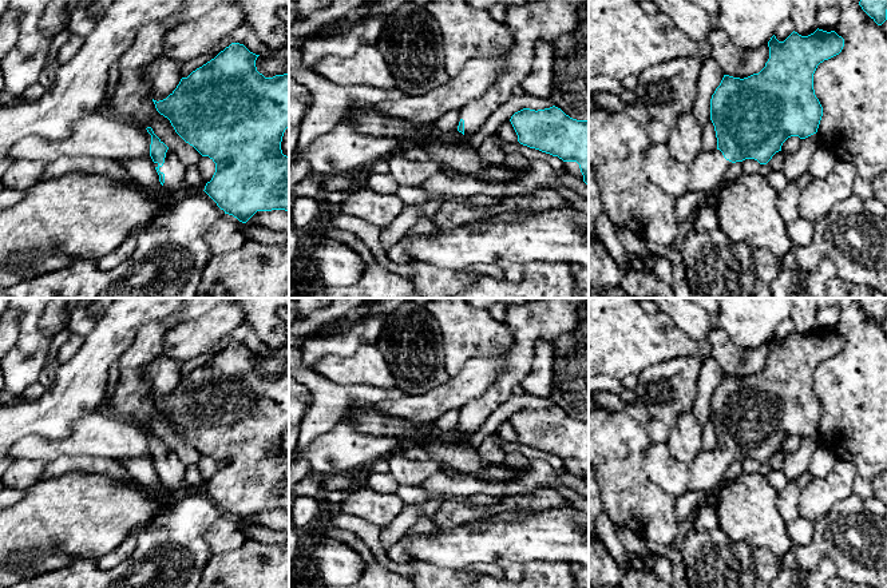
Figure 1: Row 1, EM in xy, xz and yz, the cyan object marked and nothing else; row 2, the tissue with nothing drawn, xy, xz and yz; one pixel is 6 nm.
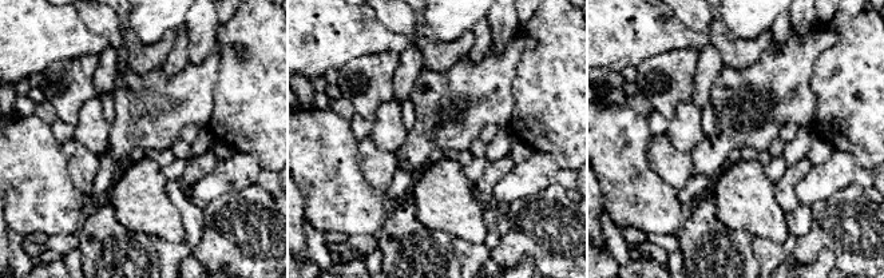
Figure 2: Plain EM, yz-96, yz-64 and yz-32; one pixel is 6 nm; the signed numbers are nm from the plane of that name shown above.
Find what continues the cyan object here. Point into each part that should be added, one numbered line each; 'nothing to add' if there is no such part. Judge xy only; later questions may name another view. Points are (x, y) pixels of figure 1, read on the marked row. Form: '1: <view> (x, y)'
1: xy (174, 170)

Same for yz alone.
1: yz (707, 171)

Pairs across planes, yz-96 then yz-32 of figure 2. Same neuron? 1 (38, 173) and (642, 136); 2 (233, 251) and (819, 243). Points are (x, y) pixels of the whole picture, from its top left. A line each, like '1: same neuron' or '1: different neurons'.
1: same neuron
2: same neuron

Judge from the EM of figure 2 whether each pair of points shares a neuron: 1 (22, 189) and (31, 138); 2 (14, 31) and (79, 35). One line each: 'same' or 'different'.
1: same
2: same

